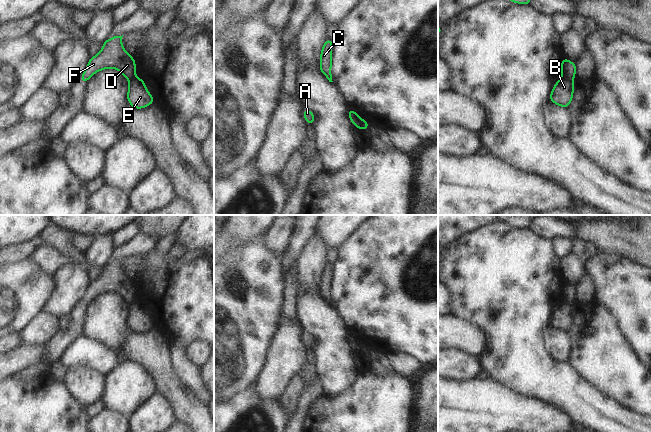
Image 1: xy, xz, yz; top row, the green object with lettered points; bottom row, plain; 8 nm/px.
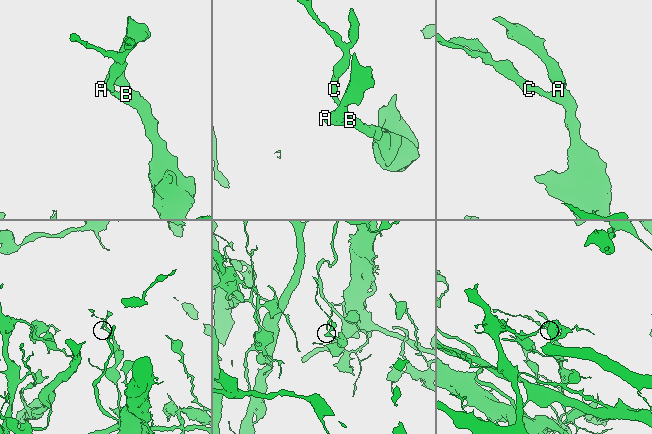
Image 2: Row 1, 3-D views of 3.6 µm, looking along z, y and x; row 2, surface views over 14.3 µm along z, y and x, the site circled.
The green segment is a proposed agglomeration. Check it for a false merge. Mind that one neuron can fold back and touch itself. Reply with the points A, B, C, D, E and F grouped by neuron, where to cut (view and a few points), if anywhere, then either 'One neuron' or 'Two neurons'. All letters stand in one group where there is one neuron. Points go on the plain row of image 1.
Groups: A D F / B C E. Split along xz (349, 332), (359, 343), (360, 352). Two neurons.

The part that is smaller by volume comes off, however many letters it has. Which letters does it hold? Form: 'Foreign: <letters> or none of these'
Foreign: A, D, F

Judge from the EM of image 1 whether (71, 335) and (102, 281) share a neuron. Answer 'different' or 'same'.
same

